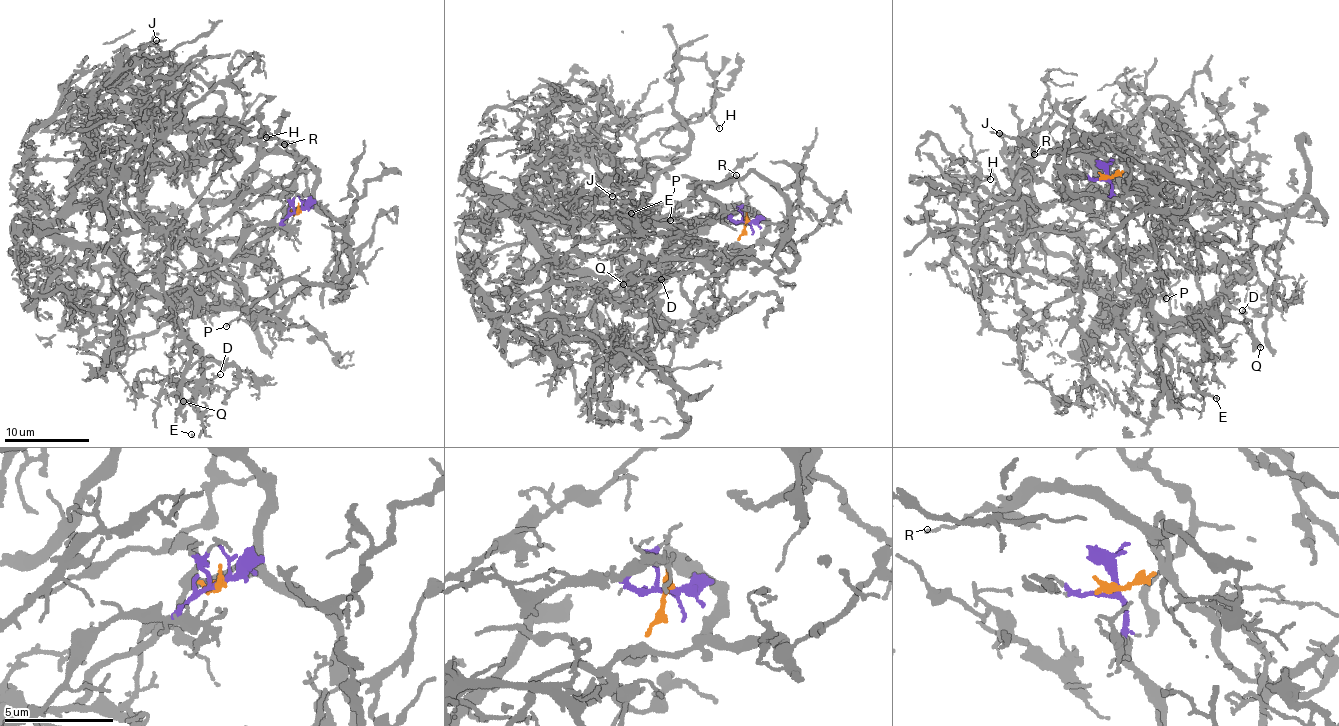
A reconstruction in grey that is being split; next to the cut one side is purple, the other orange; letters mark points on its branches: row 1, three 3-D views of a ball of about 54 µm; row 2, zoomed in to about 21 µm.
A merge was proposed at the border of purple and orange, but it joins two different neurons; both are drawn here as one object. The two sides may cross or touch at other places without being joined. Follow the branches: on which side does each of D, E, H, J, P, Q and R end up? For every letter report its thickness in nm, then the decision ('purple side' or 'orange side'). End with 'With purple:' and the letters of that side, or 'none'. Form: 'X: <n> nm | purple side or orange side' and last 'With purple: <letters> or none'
D: 140 nm | purple side
E: 50 nm | purple side
H: 130 nm | orange side
J: 140 nm | orange side
P: 150 nm | purple side
Q: 240 nm | purple side
R: 120 nm | orange side
With purple: D, E, P, Q

